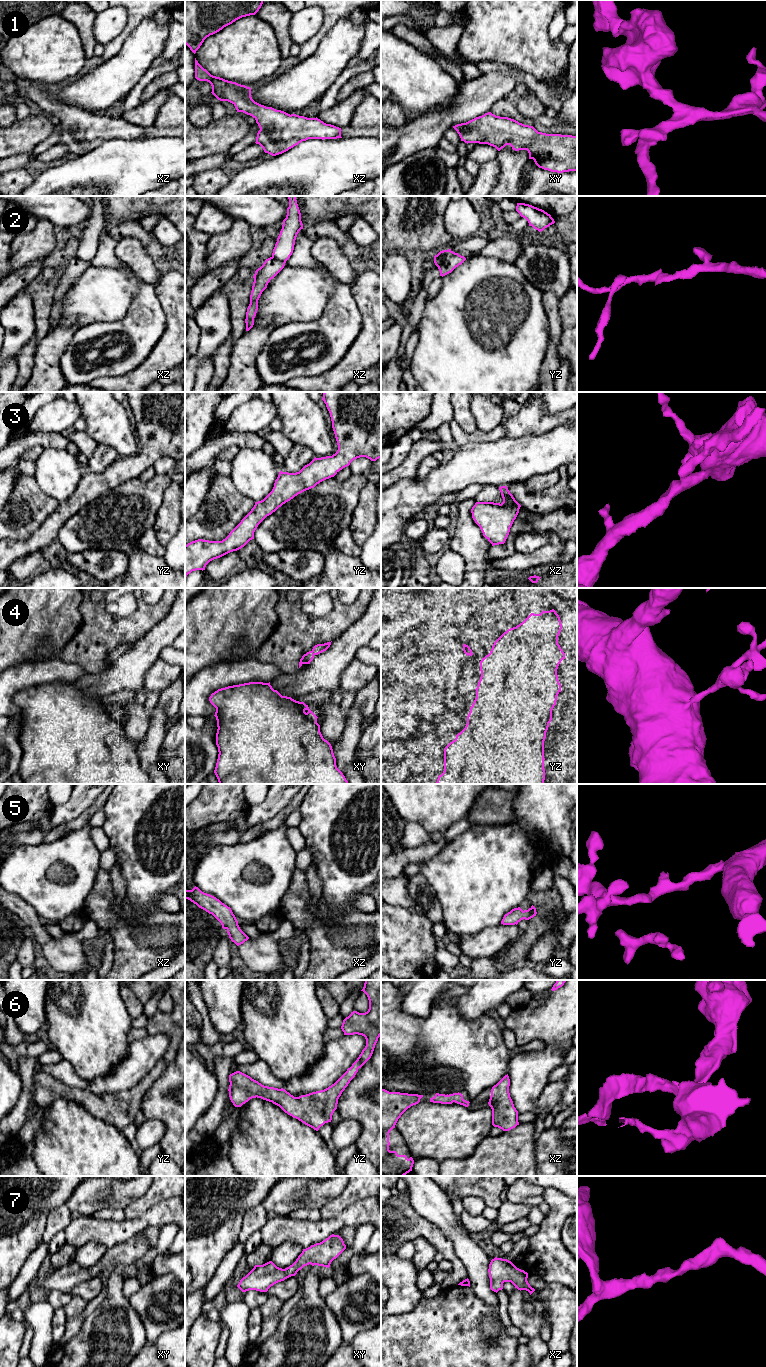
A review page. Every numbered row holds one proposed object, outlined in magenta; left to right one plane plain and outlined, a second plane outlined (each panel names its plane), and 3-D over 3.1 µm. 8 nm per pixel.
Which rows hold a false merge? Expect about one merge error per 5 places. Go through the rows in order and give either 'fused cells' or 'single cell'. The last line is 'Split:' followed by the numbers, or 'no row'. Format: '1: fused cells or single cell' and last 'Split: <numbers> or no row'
1: single cell
2: fused cells
3: single cell
4: single cell
5: single cell
6: single cell
7: single cell
Split: 2

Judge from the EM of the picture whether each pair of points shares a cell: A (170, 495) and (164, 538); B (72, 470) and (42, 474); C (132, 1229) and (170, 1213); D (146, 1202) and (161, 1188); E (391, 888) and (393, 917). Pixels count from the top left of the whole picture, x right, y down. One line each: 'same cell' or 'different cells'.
A: same cell
B: same cell
C: same cell
D: same cell
E: different cells

